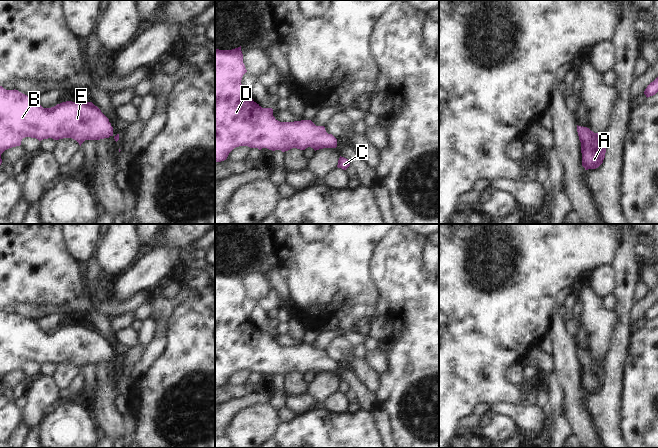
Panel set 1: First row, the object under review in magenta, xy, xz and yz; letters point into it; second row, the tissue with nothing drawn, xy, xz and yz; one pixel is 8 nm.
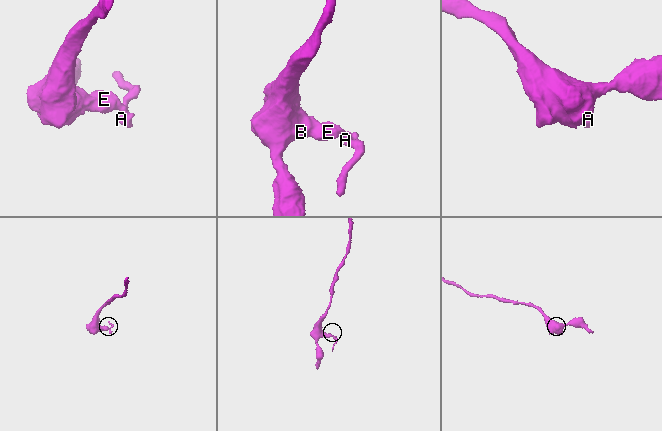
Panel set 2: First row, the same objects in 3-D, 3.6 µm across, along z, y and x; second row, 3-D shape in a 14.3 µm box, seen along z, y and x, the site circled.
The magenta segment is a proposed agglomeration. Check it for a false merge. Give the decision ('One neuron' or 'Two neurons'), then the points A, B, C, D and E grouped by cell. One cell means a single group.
One neuron. Groups: A B C D E

